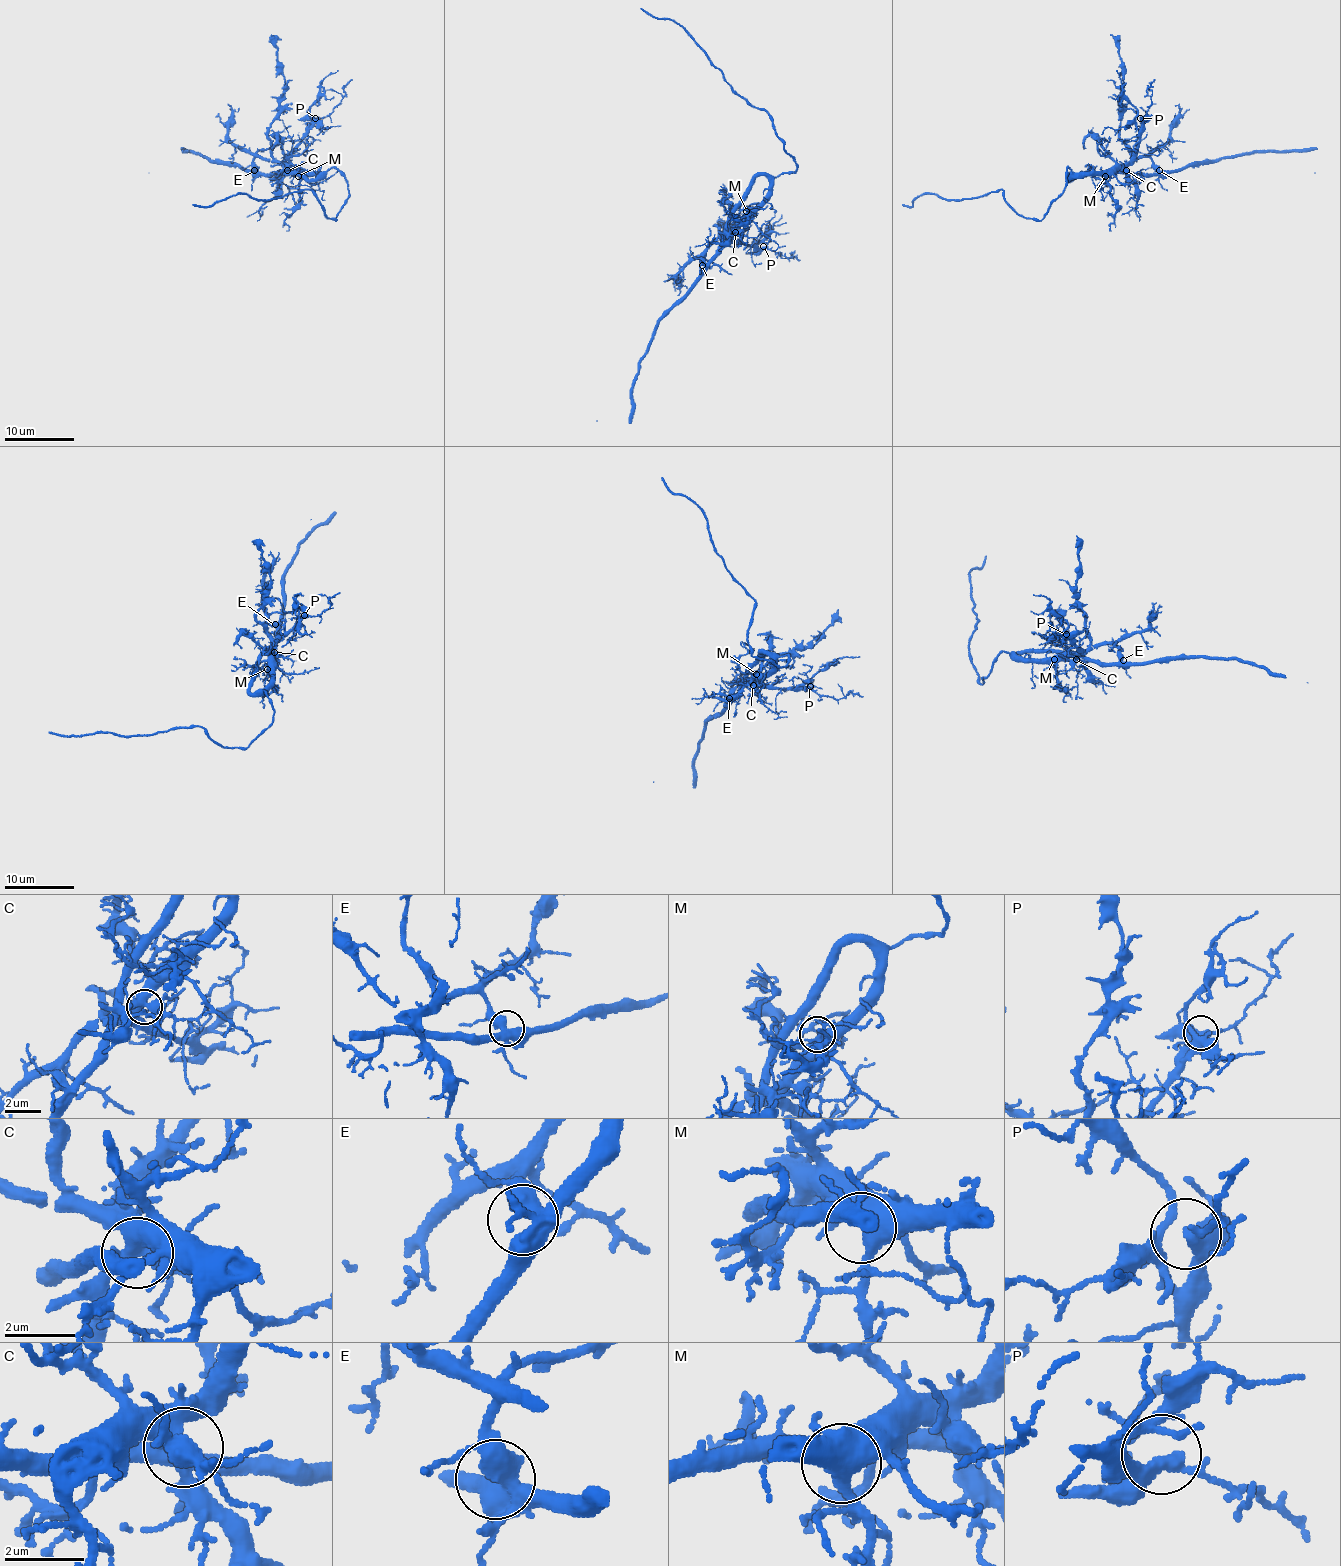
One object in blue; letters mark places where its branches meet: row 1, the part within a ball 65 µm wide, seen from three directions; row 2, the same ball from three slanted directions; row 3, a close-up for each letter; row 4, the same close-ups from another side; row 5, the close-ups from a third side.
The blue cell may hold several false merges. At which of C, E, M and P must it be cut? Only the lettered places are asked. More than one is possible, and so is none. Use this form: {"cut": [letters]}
{"cut": []}

